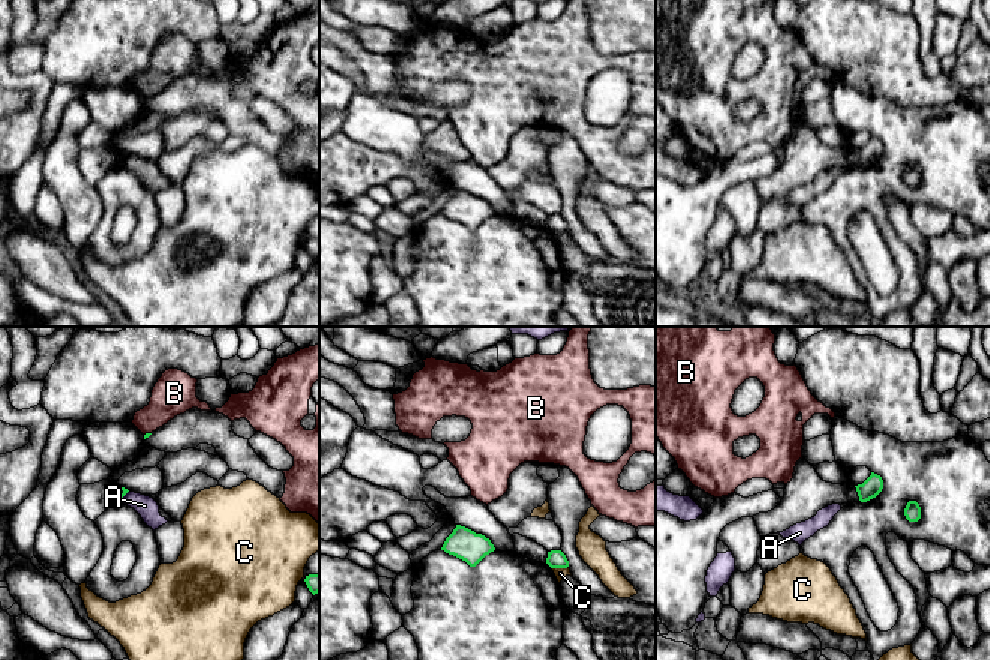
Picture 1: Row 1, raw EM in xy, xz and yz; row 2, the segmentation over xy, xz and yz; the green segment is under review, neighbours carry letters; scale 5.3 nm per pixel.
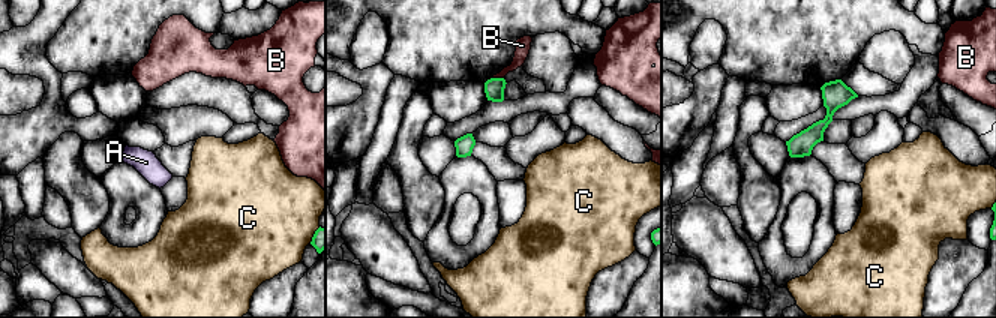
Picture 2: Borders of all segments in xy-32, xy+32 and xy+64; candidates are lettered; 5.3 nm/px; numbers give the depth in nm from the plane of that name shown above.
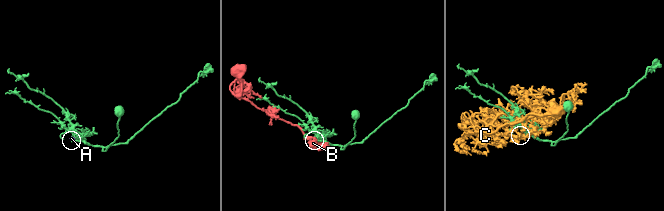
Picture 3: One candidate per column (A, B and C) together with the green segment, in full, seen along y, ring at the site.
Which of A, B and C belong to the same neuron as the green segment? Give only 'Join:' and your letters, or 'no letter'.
Join: no letter

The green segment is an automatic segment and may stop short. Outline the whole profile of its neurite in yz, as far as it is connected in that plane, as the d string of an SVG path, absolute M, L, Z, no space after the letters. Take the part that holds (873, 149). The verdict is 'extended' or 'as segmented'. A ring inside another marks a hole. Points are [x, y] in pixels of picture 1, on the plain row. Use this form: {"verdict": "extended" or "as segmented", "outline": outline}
{"verdict": "as segmented", "outline": "M872 136L872 140L862 147L855 150L860 165L867 166L876 162L884 153L884 144L880 140Z"}

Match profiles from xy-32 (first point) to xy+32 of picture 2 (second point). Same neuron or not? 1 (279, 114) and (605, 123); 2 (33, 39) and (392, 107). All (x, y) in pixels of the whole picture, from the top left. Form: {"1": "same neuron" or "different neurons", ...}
{"1": "different neurons", "2": "different neurons"}

